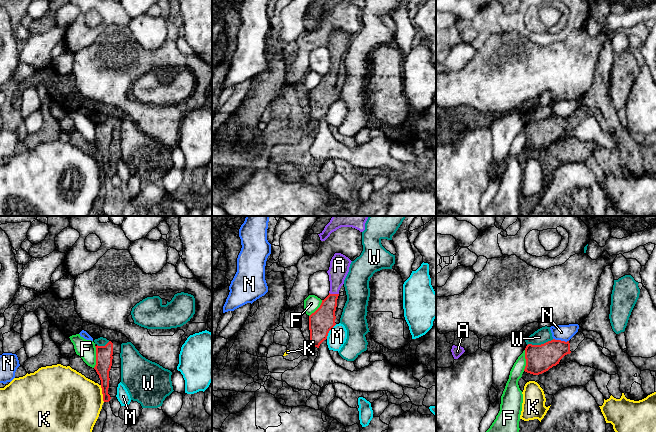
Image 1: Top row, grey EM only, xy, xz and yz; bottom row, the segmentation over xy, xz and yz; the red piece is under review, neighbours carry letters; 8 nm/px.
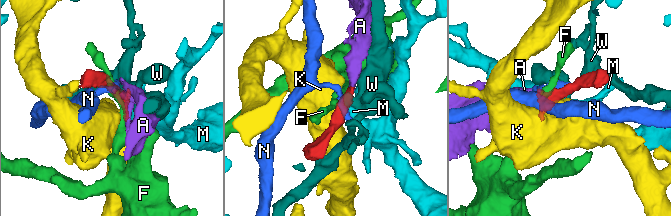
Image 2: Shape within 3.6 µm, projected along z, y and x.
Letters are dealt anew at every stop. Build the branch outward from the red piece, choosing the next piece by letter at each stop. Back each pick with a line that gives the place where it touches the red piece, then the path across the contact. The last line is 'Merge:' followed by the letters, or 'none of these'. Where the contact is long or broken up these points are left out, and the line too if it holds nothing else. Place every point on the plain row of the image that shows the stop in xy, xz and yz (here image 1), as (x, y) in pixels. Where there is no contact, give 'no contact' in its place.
A: xz (334, 70)
Merge: A

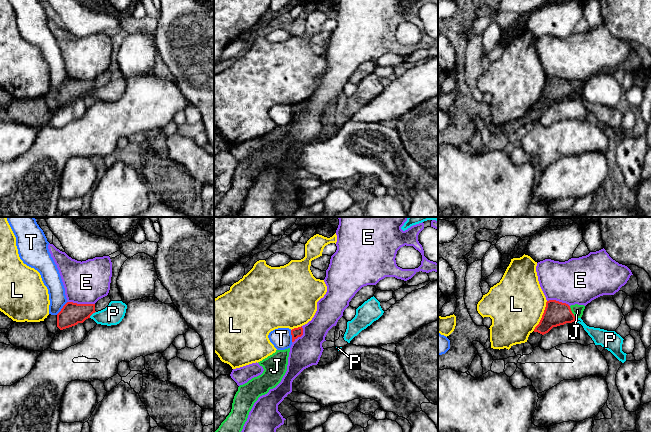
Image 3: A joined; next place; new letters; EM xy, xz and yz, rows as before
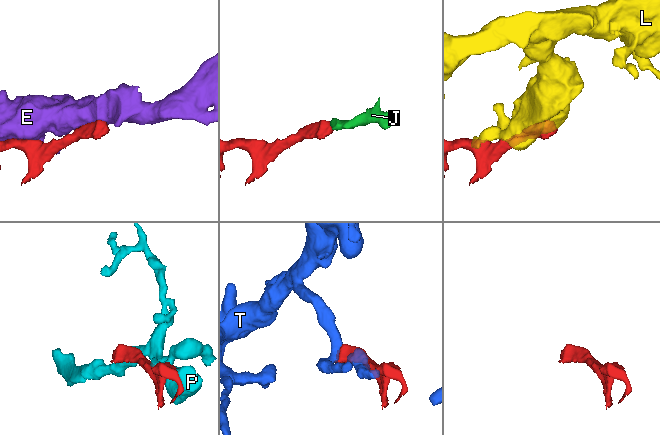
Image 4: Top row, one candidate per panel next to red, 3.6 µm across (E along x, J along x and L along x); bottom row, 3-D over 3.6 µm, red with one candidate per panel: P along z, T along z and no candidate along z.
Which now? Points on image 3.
J: yz (571, 88) | across yz (556, 89), (571, 88), (577, 86)
Merge: J

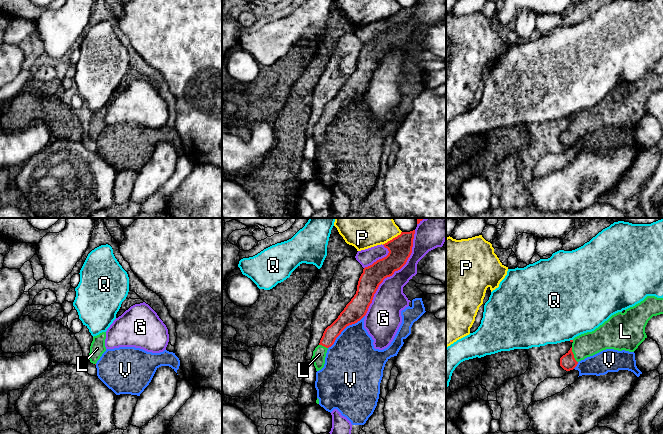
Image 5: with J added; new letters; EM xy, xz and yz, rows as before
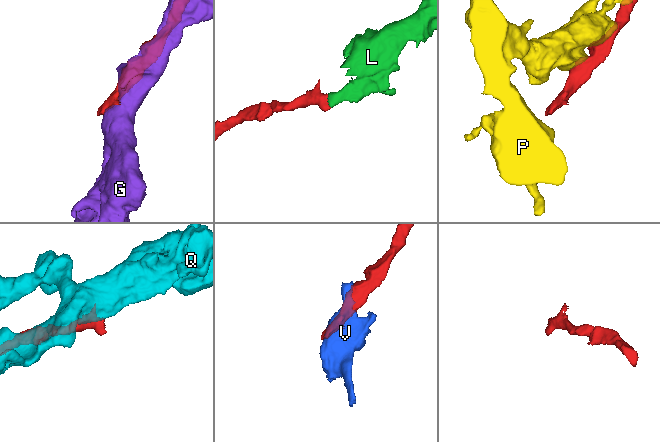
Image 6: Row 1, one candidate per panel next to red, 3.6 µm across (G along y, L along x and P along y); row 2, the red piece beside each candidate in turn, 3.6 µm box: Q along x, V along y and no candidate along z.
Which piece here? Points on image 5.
L: yz (573, 131) | across yz (567, 138), (573, 131), (584, 121), (588, 120)
Merge: L

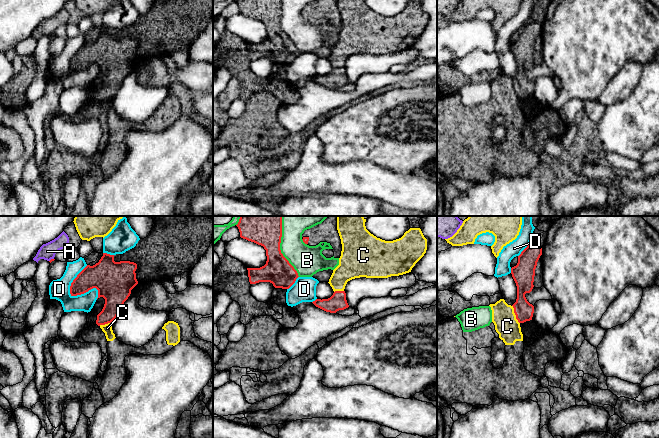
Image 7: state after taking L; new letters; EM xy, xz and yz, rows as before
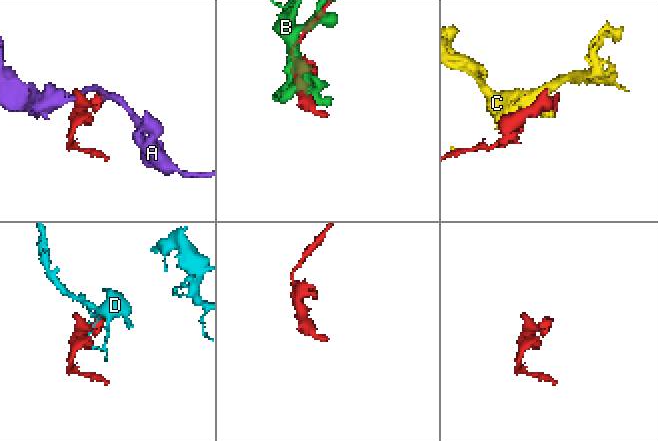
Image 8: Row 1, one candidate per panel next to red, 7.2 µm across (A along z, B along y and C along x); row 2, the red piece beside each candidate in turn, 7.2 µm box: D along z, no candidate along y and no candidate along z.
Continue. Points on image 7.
Merge: none of these

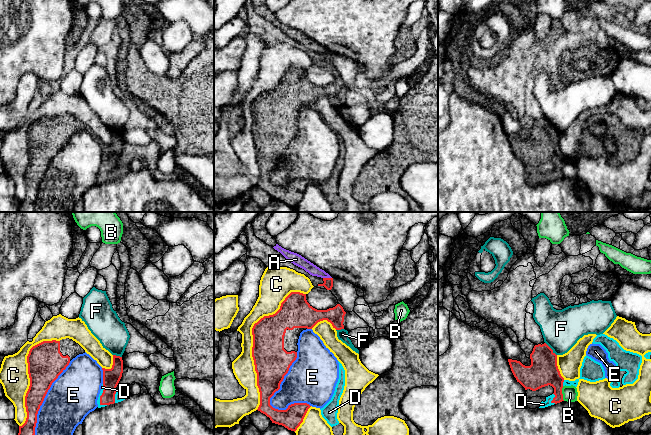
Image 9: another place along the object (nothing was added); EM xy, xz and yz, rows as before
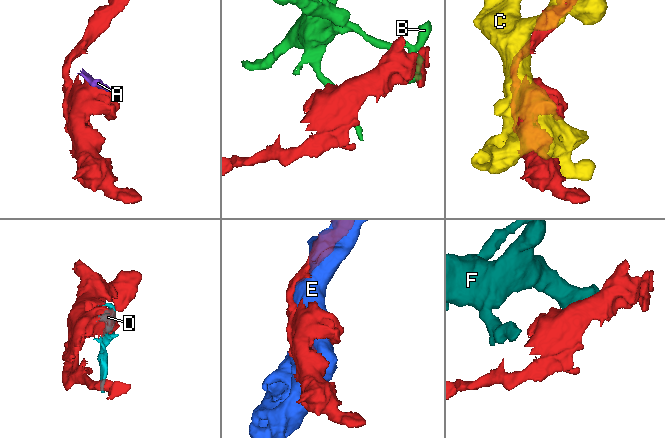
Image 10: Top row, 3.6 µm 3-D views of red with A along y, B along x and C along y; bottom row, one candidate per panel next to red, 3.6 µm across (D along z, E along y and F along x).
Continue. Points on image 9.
D: xy (101, 171)
Merge: D

